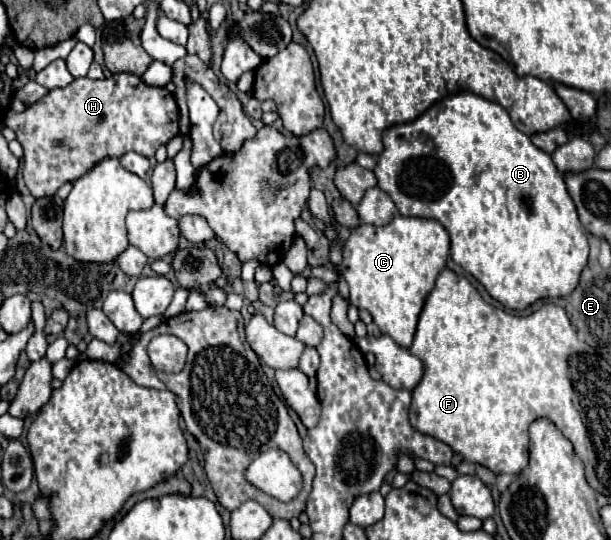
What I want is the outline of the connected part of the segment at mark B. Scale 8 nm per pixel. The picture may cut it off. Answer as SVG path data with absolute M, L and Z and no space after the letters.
M459 92L459 94L453 94L453 96L441 98L427 112L423 112L417 120L387 128L385 134L383 134L383 144L385 144L385 150L377 158L377 168L375 168L375 176L379 180L379 188L385 190L391 196L391 200L395 202L397 210L403 216L433 218L433 220L441 222L443 228L449 232L449 238L451 238L451 248L453 248L451 258L465 272L473 274L485 286L485 290L491 294L491 298L501 302L505 308L525 310L527 306L535 304L541 298L563 298L563 296L569 296L579 286L581 272L583 272L583 268L589 262L589 244L587 244L585 230L583 230L583 226L579 222L577 208L575 208L575 204L573 204L573 200L571 200L571 196L567 192L563 174L555 168L555 164L553 164L553 160L551 160L551 156L547 152L543 152L537 146L533 146L531 138L527 134L519 132L511 124L509 112L501 104L485 100L485 98L481 98L477 94L471 94L471 92Z

